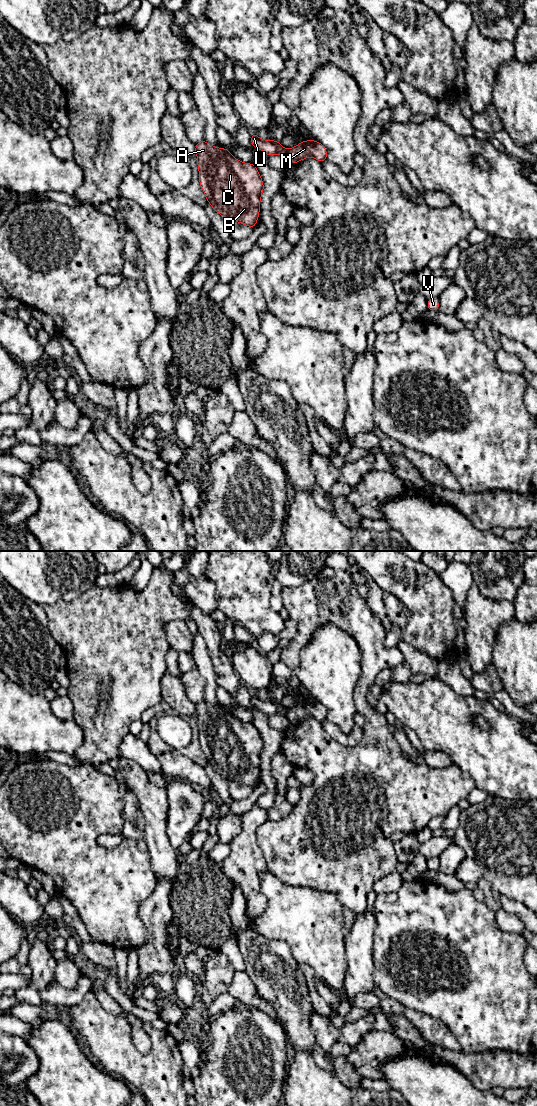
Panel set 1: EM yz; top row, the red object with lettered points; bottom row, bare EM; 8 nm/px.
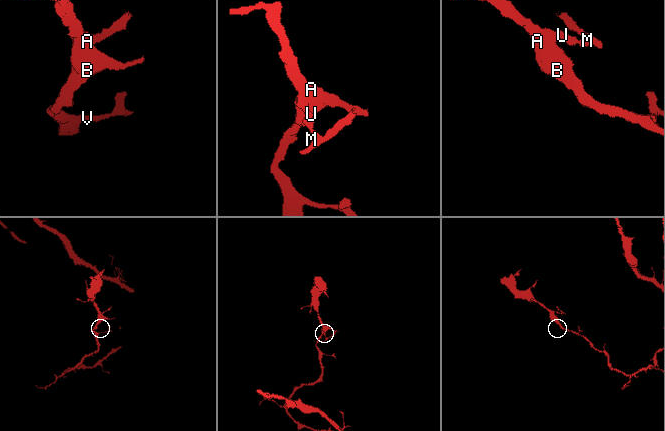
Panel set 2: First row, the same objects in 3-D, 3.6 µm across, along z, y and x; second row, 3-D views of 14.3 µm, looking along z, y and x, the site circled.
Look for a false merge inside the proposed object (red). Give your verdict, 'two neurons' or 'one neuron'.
two neurons

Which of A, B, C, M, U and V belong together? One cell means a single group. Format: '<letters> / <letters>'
A B C U V / M

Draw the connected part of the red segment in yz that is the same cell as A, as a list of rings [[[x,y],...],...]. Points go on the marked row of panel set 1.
[[[204,138],[195,145],[199,183],[208,203],[212,208],[227,220],[234,220],[253,229],[259,218],[260,201],[264,190],[264,183],[253,163],[244,163],[233,157],[226,148],[217,148],[209,145]]]

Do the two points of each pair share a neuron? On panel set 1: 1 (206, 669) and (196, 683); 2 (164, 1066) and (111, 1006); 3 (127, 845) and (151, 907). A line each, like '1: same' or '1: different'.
1: different
2: different
3: different

